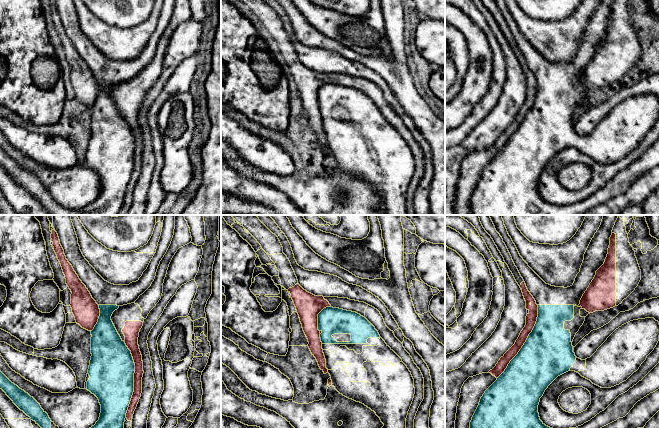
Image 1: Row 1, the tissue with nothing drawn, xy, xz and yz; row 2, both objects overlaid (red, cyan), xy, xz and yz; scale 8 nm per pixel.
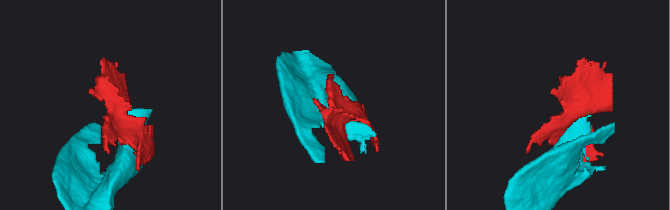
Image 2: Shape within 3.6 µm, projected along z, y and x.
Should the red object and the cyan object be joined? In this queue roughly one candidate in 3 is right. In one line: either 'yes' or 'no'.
no

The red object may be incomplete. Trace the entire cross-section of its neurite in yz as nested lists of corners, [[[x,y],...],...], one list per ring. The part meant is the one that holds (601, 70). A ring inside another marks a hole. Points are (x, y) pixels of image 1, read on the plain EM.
[[[615,0],[604,40],[583,70],[578,83],[589,89],[618,82],[638,62],[641,46],[629,19],[632,0]]]

